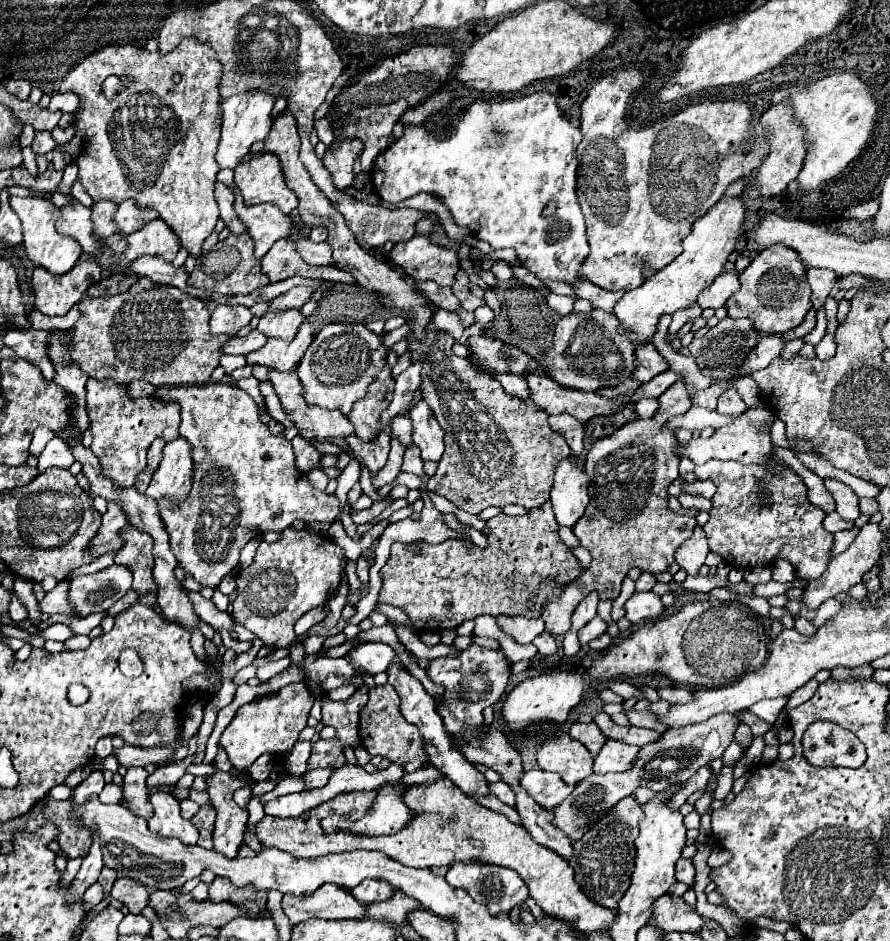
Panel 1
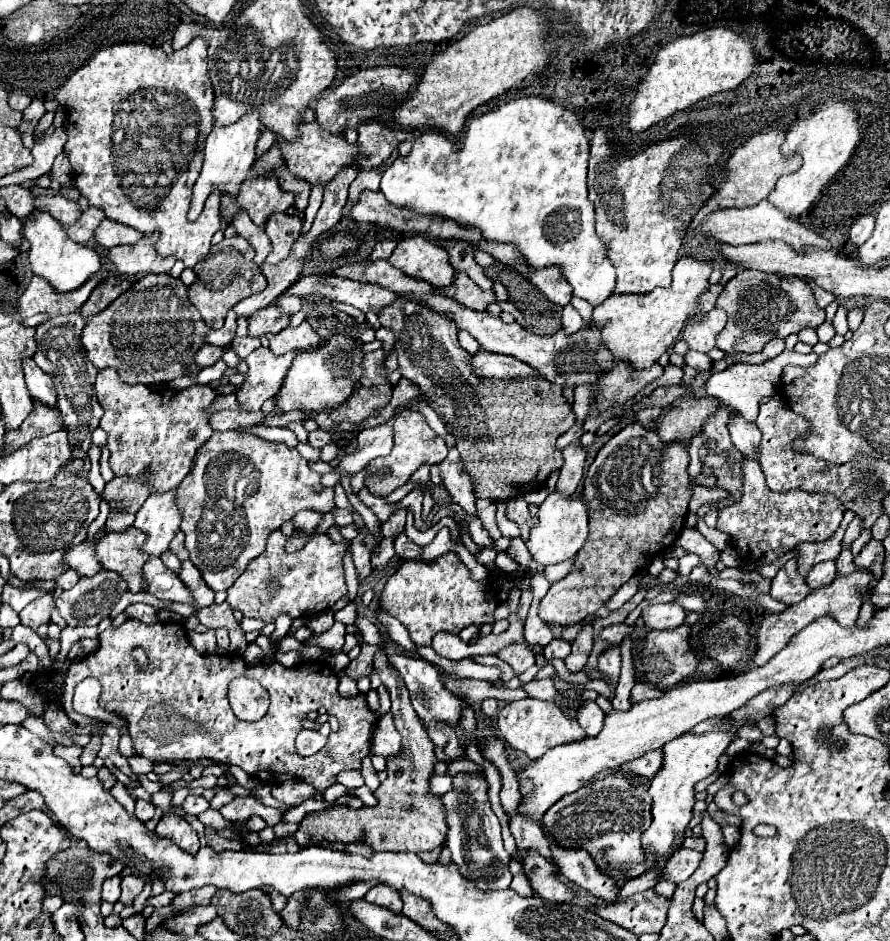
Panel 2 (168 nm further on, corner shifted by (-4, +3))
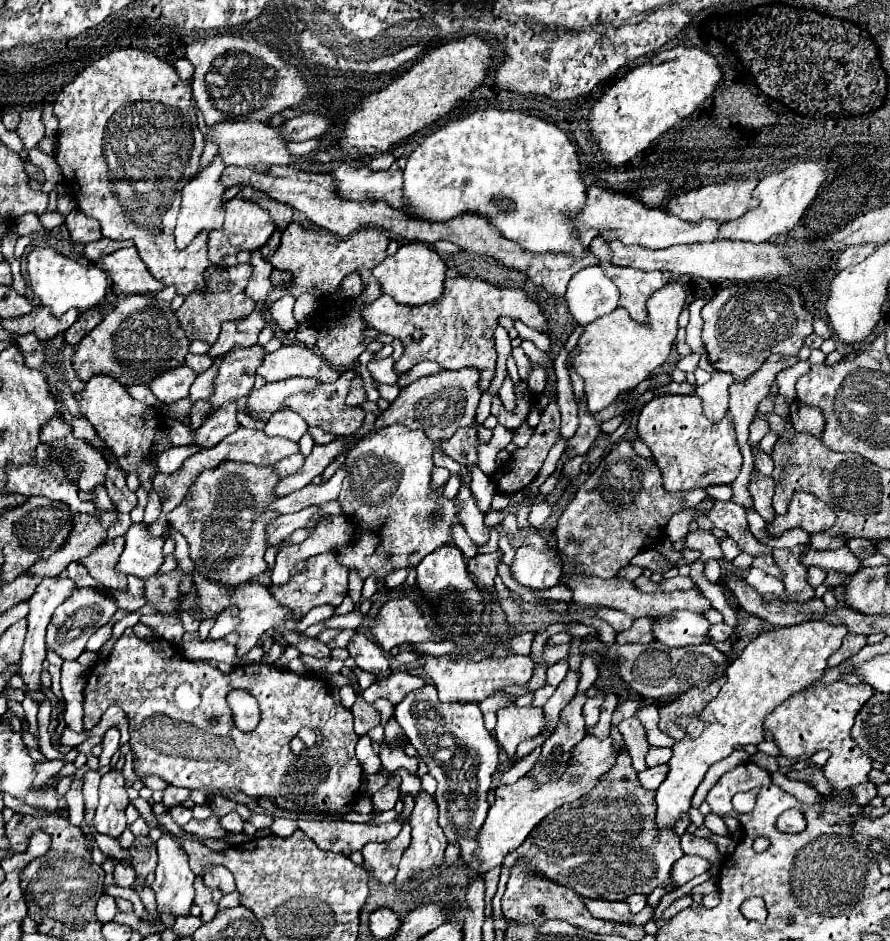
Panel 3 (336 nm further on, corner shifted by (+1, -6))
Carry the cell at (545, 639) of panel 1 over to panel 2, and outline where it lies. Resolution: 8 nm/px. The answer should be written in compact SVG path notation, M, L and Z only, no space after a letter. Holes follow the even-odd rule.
M560 638L552 640L552 642L544 648L544 656L546 656L546 660L552 660L552 658L560 658L560 660L564 660L568 654L570 654L570 644L564 642L564 640L560 640Z

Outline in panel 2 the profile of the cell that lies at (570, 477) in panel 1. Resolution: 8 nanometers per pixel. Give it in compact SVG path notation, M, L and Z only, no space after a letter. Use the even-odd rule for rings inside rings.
M552 492L538 506L538 524L530 530L526 548L538 564L548 566L548 564L558 564L576 556L576 552L584 546L586 538L588 538L588 510L582 498L578 494L562 496L560 492Z

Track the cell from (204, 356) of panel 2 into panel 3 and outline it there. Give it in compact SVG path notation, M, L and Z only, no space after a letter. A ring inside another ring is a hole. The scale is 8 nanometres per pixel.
M183 365L181 369L173 369L169 373L163 373L149 387L157 395L157 399L161 399L163 403L173 403L183 397L189 397L189 387L193 385L195 377L197 377L197 373L191 367Z

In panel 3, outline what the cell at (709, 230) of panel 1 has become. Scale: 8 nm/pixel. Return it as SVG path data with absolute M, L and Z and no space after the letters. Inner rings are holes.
M667 283L655 291L647 301L647 321L637 323L623 307L589 323L579 339L579 357L575 359L577 373L585 379L585 393L593 413L605 409L621 393L637 387L659 365L665 363L677 335L677 317L687 299L687 287L681 283Z

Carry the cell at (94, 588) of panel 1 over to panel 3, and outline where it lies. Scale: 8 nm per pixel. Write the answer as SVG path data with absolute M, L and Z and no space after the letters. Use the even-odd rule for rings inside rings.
M87 587L87 589L75 589L71 593L71 597L61 603L55 613L53 613L53 621L49 623L47 629L47 637L49 641L57 641L57 655L63 659L77 659L83 651L85 651L85 643L87 639L103 625L107 625L111 621L111 617L117 611L117 601L111 595L101 593L95 587Z

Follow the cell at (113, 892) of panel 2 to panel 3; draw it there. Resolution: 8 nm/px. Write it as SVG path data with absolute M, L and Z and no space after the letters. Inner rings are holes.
M103 893L103 895L99 897L99 901L97 901L97 919L103 921L103 923L109 923L109 921L113 921L113 917L115 917L117 911L119 911L119 909L117 909L115 897Z

